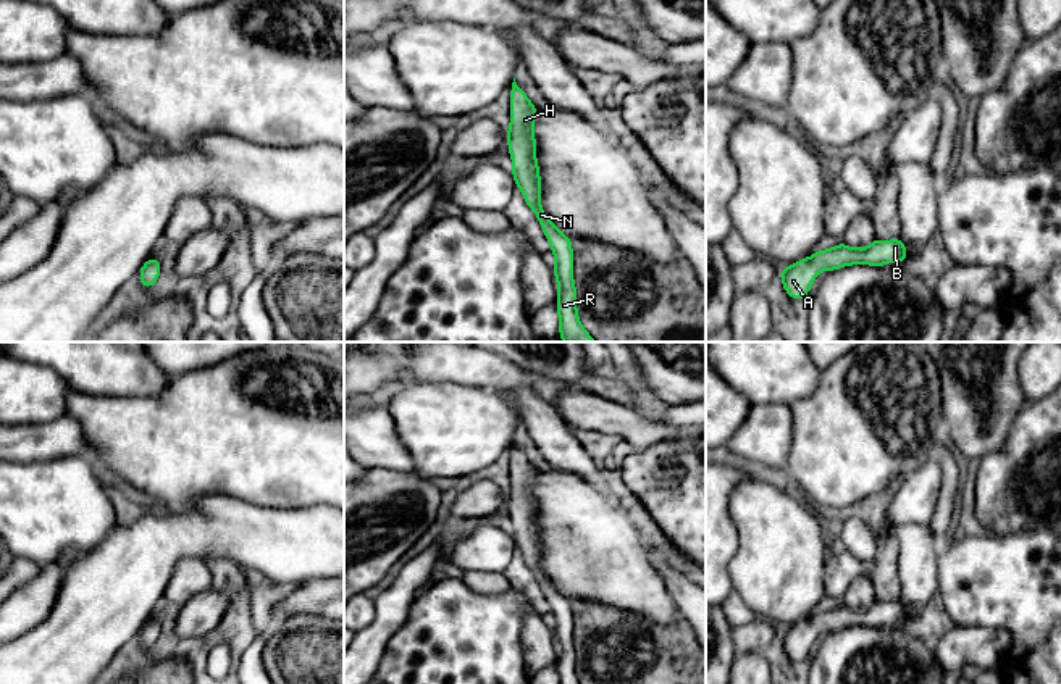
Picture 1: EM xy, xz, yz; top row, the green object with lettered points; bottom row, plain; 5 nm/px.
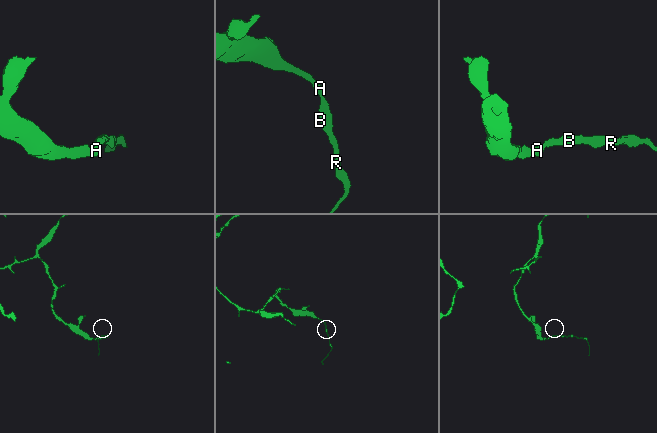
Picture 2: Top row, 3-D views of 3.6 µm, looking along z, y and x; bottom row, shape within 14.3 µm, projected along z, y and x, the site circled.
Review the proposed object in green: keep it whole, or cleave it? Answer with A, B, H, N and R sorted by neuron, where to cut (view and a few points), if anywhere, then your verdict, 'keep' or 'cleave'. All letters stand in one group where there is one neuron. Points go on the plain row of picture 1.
A B H N R | no cut | keep

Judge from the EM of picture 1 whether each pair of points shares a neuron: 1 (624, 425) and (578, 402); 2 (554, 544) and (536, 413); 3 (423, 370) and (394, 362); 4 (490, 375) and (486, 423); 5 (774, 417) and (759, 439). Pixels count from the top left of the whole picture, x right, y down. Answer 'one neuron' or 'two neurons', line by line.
1: one neuron
2: one neuron
3: two neurons
4: two neurons
5: one neuron

